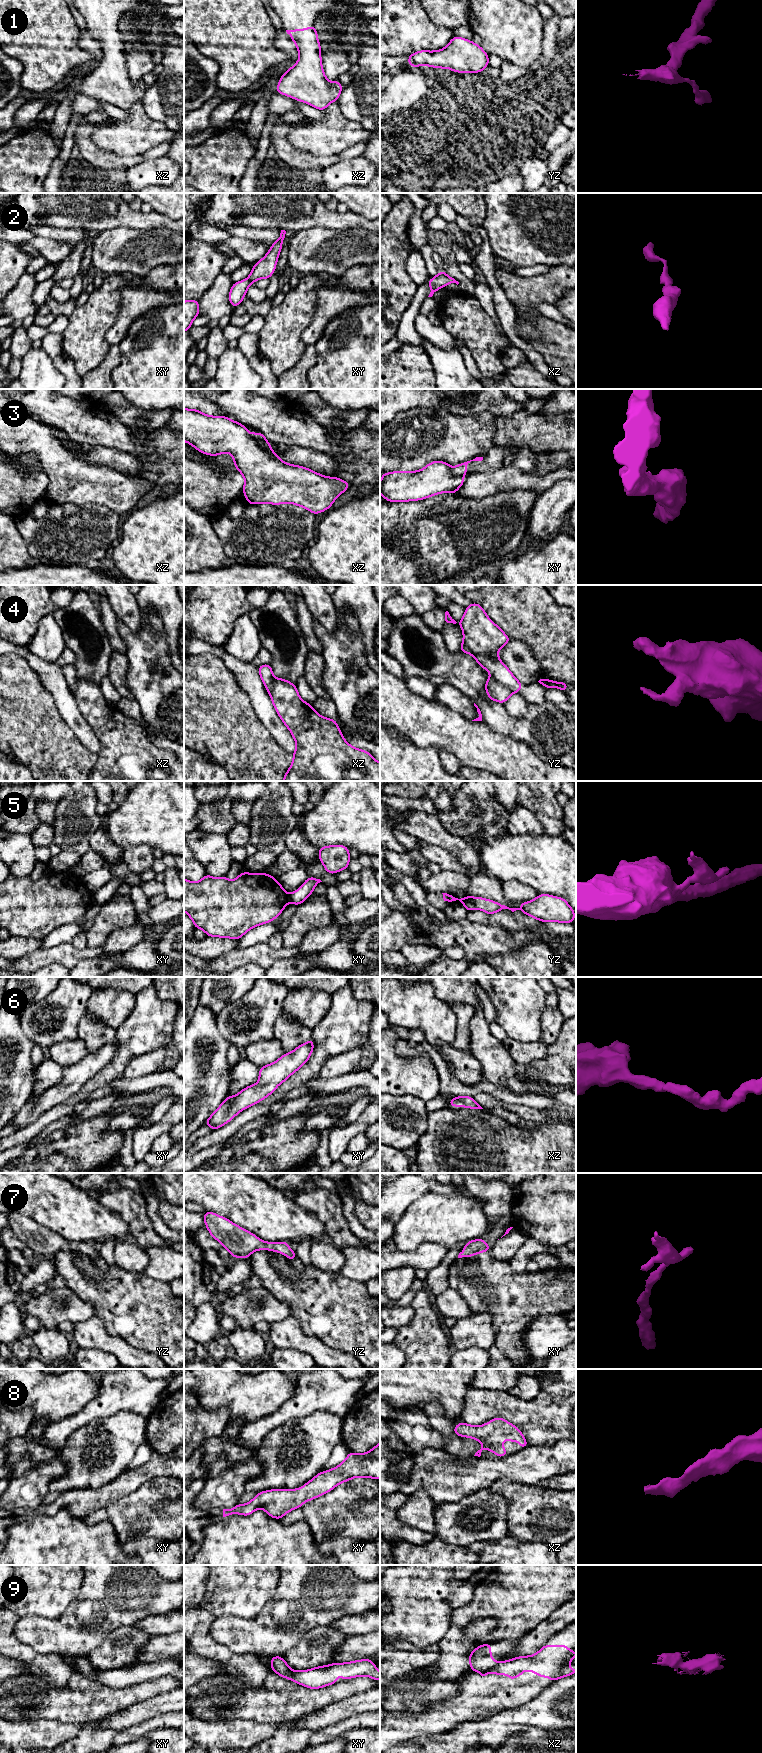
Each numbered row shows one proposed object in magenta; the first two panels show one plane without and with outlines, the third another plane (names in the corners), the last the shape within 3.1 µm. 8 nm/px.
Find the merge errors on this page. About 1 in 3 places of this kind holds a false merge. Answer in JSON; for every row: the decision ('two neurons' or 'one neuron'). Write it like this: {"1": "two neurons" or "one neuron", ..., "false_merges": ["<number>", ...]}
{"1": "one neuron", "2": "one neuron", "3": "two neurons", "4": "two neurons", "5": "two neurons", "6": "one neuron", "7": "one neuron", "8": "one neuron", "9": "two neurons", "false_merges": ["3", "4", "5", "9"]}

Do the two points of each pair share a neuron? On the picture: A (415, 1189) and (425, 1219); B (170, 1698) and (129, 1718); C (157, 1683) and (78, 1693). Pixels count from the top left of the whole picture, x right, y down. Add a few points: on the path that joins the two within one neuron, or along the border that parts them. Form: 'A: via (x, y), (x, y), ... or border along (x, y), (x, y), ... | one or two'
A: border along (441, 1193), (425, 1193), (419, 1196), (402, 1215) | two
B: via (160, 1704), (139, 1712) | one
C: via (137, 1693), (130, 1696), (98, 1696) | one

